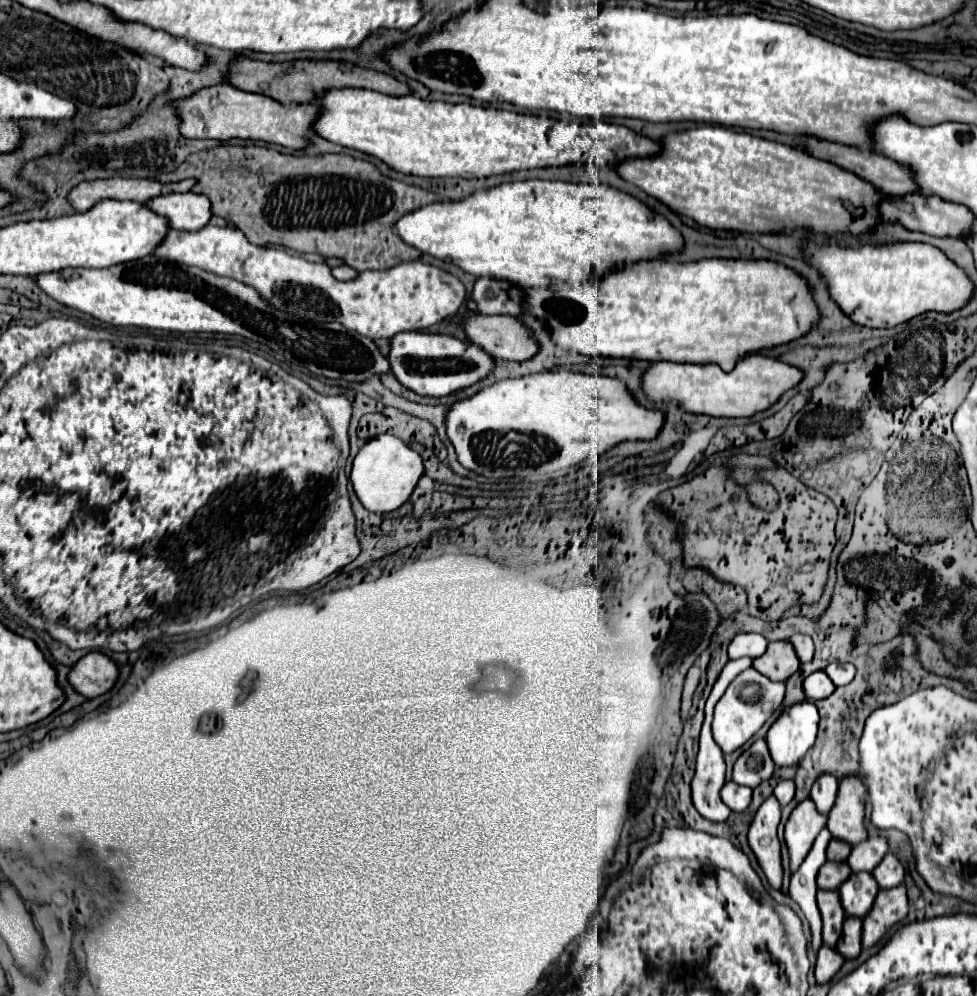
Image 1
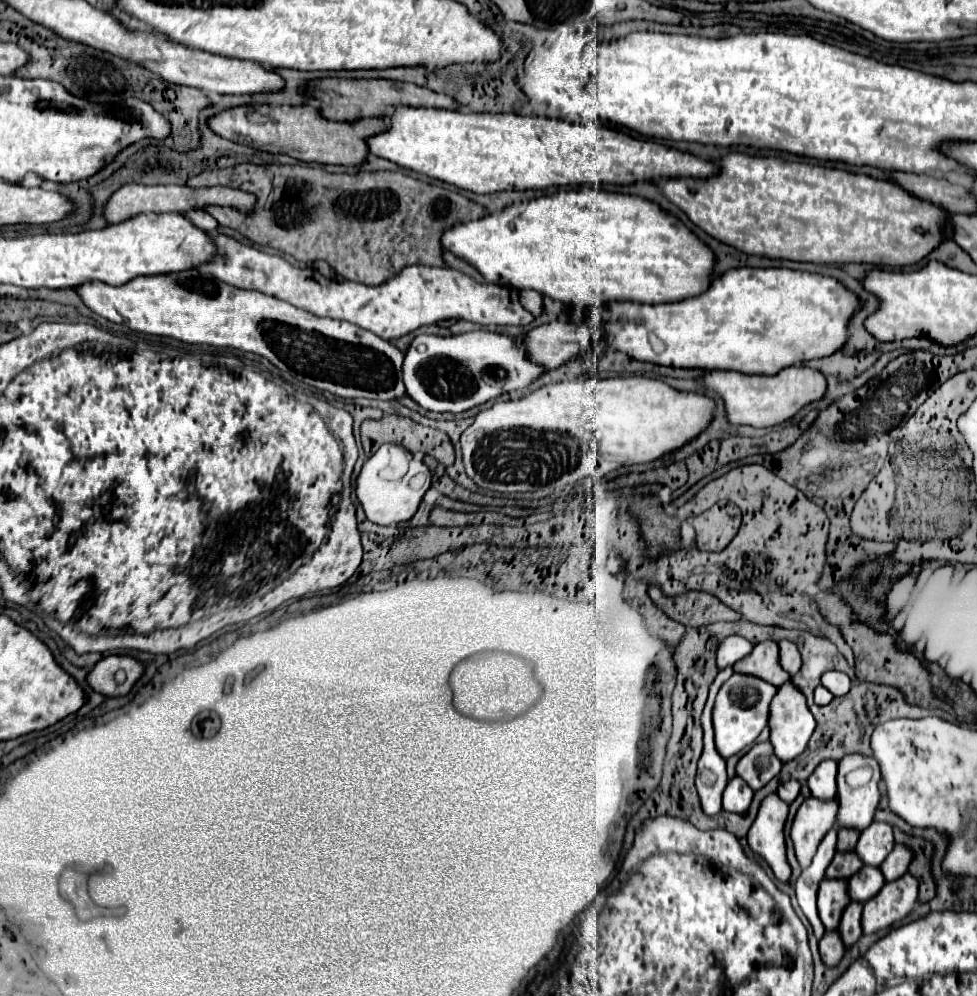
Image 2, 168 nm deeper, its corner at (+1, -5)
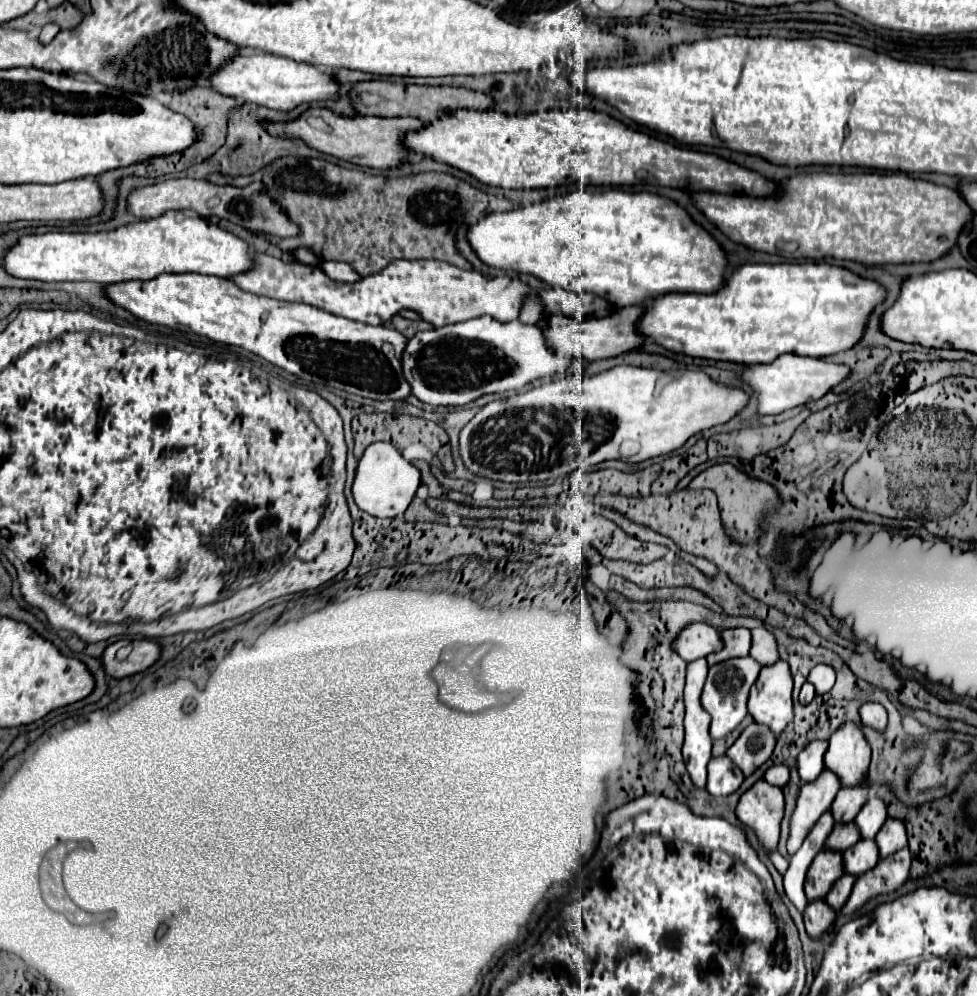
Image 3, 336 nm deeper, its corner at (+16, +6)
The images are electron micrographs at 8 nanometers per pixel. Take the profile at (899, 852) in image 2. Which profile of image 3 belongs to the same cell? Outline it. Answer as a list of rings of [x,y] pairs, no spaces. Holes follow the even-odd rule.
[[[888,818],[884,822],[884,826],[880,828],[880,832],[876,834],[876,844],[880,848],[880,856],[888,856],[888,854],[904,848],[908,844],[904,822],[896,820],[896,818]]]

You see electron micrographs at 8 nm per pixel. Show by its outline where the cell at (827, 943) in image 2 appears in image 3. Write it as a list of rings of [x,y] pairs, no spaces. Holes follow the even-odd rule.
[[[826,900],[808,902],[808,906],[804,910],[806,932],[812,938],[818,938],[820,934],[824,934],[828,930],[828,926],[834,922],[834,918],[836,918],[836,912],[832,912],[832,908],[828,908]]]

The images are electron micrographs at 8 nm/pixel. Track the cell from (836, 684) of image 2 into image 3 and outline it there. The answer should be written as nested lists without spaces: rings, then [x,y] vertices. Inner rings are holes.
[[[820,664],[820,666],[814,666],[810,670],[810,676],[808,676],[808,682],[816,688],[818,694],[826,694],[832,690],[834,686],[834,668],[832,666],[826,666],[826,664]]]

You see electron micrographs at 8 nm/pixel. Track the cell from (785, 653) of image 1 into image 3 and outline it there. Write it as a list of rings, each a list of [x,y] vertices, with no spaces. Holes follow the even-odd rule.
[[[730,628],[730,630],[720,630],[722,636],[722,648],[720,652],[710,654],[706,660],[710,666],[730,660],[730,658],[740,658],[740,656],[748,656],[750,646],[752,646],[752,638],[750,638],[750,630],[748,628]]]

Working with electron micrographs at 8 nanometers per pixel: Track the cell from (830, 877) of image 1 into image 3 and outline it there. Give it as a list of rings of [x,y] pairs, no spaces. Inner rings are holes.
[[[854,822],[836,824],[834,830],[830,832],[828,840],[826,840],[826,848],[844,852],[844,850],[850,848],[852,844],[856,844],[858,840],[860,840],[860,832],[856,832],[856,824],[854,824]]]

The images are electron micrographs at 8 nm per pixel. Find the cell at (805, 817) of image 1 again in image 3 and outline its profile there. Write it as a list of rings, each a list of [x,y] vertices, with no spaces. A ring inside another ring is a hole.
[[[828,768],[822,770],[822,774],[812,782],[804,784],[798,796],[796,810],[792,814],[792,826],[790,826],[790,838],[788,838],[788,856],[794,856],[800,844],[804,842],[804,836],[810,832],[812,824],[830,808],[832,800],[836,798],[836,792],[842,788],[840,780],[836,780],[834,772],[828,772]]]

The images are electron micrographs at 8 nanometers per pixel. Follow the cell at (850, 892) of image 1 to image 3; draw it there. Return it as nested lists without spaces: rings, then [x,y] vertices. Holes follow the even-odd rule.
[[[864,838],[858,840],[856,846],[848,848],[848,852],[844,852],[842,856],[844,856],[844,870],[848,874],[854,874],[854,876],[860,876],[866,870],[874,868],[878,858],[880,858],[876,842],[874,840],[864,840]]]

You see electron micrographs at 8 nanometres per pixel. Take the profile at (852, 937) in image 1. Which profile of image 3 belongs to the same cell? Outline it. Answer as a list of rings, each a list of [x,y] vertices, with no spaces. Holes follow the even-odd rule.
[[[844,874],[844,876],[842,876],[840,880],[836,880],[836,884],[830,888],[830,892],[828,892],[828,896],[826,896],[826,902],[828,902],[836,912],[840,912],[840,908],[842,908],[844,902],[848,900],[854,882],[856,882],[856,876]]]

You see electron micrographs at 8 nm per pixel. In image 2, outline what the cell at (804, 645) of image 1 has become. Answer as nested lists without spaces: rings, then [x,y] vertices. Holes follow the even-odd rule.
[[[779,641],[779,649],[781,649],[781,663],[783,663],[783,669],[789,671],[791,675],[795,675],[803,663],[801,655],[799,655],[799,647],[791,641]]]

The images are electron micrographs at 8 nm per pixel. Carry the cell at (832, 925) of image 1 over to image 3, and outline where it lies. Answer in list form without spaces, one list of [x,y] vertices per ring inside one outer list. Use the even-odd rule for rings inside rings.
[[[824,848],[816,860],[810,864],[806,874],[806,896],[808,900],[824,898],[832,884],[844,874],[844,862],[840,852]]]

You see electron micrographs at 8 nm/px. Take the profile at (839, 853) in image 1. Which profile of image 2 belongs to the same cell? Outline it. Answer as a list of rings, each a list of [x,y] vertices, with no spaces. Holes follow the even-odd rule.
[[[839,829],[839,837],[837,837],[837,851],[839,851],[839,853],[853,851],[857,839],[859,839],[859,831],[855,831],[855,829]]]

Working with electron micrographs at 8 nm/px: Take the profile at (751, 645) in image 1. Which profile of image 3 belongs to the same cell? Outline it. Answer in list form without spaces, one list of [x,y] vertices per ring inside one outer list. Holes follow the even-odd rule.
[[[688,624],[680,634],[672,640],[672,650],[686,662],[692,662],[696,658],[704,658],[710,652],[720,650],[722,640],[716,628],[708,624]]]

